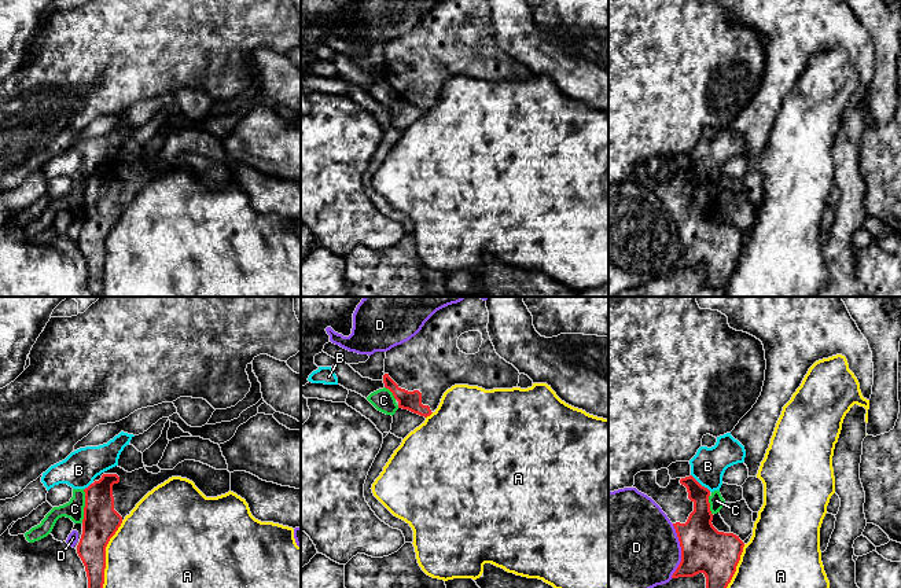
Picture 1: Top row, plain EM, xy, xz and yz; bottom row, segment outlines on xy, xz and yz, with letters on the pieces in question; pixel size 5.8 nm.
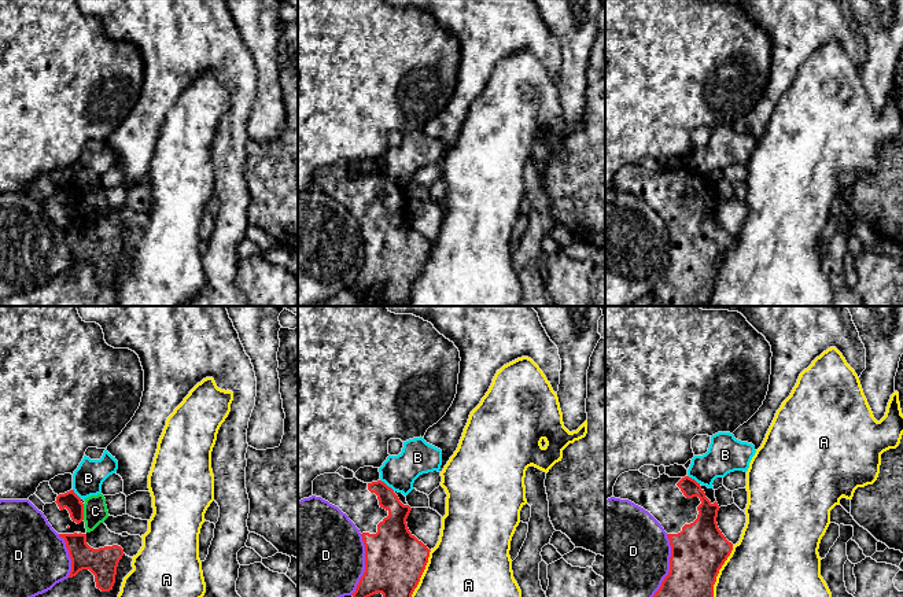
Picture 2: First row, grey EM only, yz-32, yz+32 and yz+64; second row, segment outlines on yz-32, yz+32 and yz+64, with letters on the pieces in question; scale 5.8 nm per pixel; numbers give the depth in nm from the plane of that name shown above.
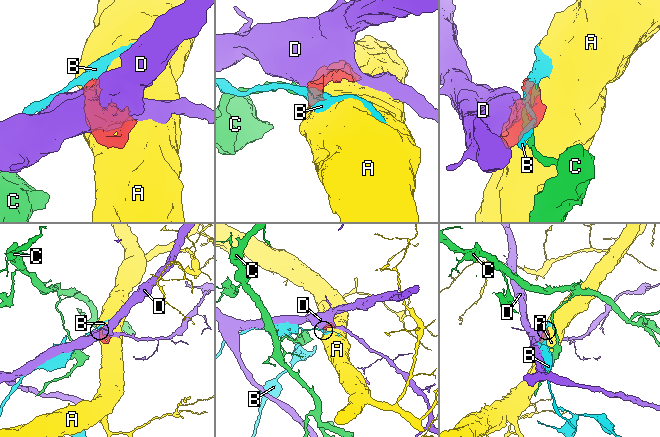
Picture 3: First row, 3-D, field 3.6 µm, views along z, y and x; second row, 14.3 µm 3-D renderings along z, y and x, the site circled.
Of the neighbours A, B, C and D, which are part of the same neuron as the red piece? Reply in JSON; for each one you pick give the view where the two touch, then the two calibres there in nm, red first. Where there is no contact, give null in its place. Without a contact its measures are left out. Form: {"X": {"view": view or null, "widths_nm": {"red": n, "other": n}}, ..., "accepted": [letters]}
{"accepted": []}

